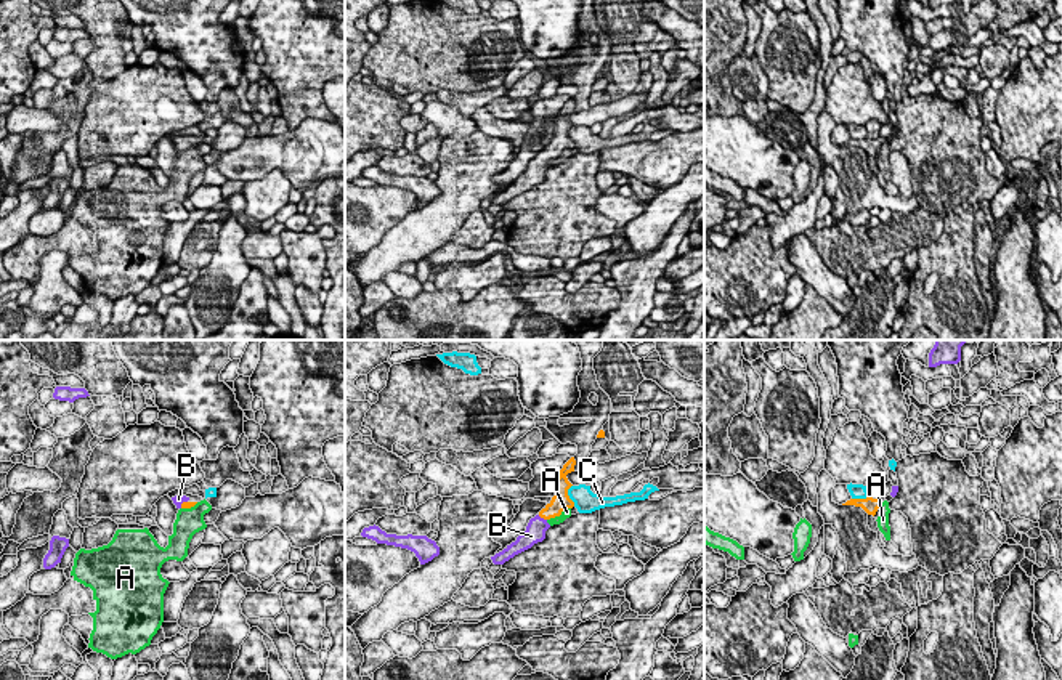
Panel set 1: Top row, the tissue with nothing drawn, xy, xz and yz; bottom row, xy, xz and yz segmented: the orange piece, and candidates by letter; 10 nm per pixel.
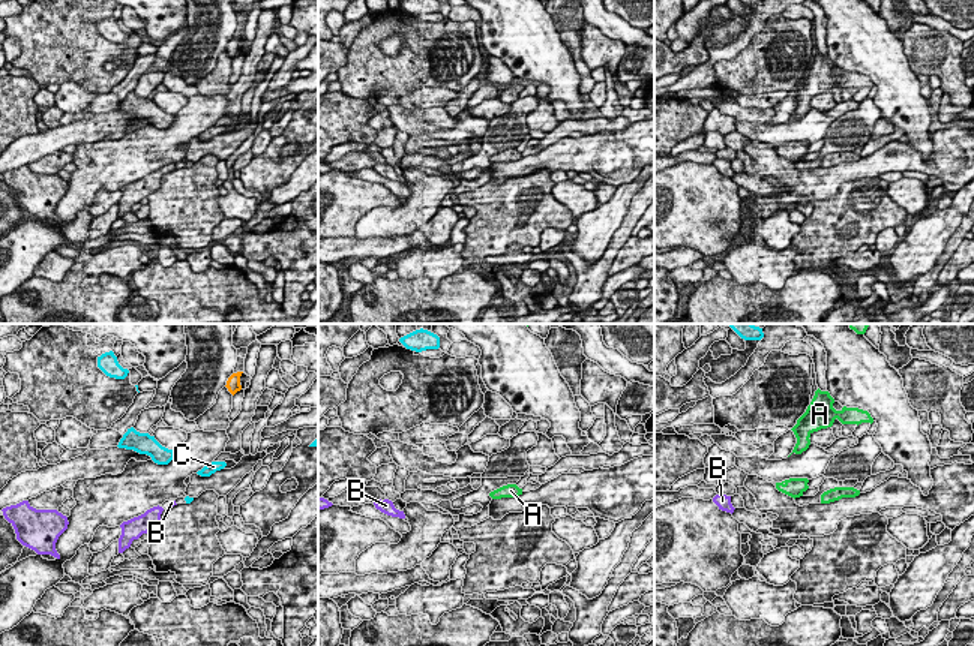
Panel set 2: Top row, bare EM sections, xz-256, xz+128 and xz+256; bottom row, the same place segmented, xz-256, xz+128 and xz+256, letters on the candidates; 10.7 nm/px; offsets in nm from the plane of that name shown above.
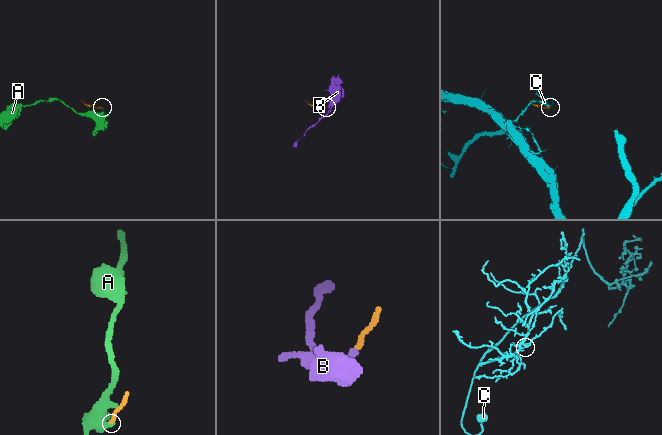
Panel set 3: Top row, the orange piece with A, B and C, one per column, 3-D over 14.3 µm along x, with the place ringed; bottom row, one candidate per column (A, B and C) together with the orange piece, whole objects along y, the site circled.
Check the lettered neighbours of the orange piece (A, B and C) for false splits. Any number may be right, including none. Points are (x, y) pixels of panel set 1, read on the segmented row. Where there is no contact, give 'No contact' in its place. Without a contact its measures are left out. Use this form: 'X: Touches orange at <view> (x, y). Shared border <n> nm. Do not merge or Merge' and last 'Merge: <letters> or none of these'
A: Touches orange at xz (559, 515). Shared border 280 nm. Do not merge
B: Touches orange at xz (543, 517). Shared border 110 nm. Merge
C: Touches orange at xz (568, 496). Shared border 220 nm. Do not merge
Merge: B

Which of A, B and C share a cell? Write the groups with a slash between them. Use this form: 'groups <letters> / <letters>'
groups A / B / C

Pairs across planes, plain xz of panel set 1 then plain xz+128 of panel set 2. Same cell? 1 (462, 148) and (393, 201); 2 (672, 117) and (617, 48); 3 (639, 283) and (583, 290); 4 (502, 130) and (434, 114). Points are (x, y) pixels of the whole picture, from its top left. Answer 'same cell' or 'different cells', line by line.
1: different cells
2: different cells
3: same cell
4: same cell

